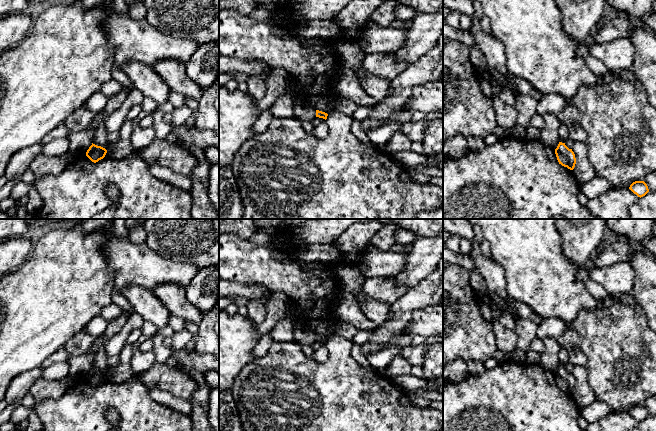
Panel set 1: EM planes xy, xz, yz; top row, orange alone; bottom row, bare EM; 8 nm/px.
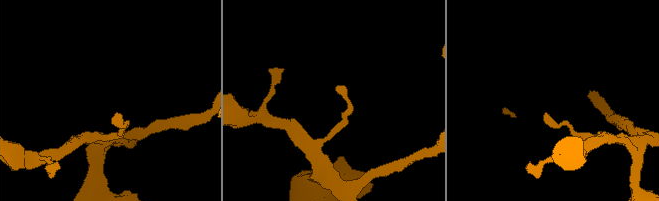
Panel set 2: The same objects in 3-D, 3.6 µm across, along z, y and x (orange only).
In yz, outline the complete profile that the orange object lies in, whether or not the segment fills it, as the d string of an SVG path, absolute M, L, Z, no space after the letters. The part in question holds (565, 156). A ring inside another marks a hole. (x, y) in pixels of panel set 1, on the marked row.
M559 142L555 149L555 154L559 164L573 170L576 164L575 154L572 149L569 149L565 143Z

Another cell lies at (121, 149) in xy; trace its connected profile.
M125 120L119 132L119 141L111 145L107 150L107 155L113 159L123 159L132 152L133 120Z

